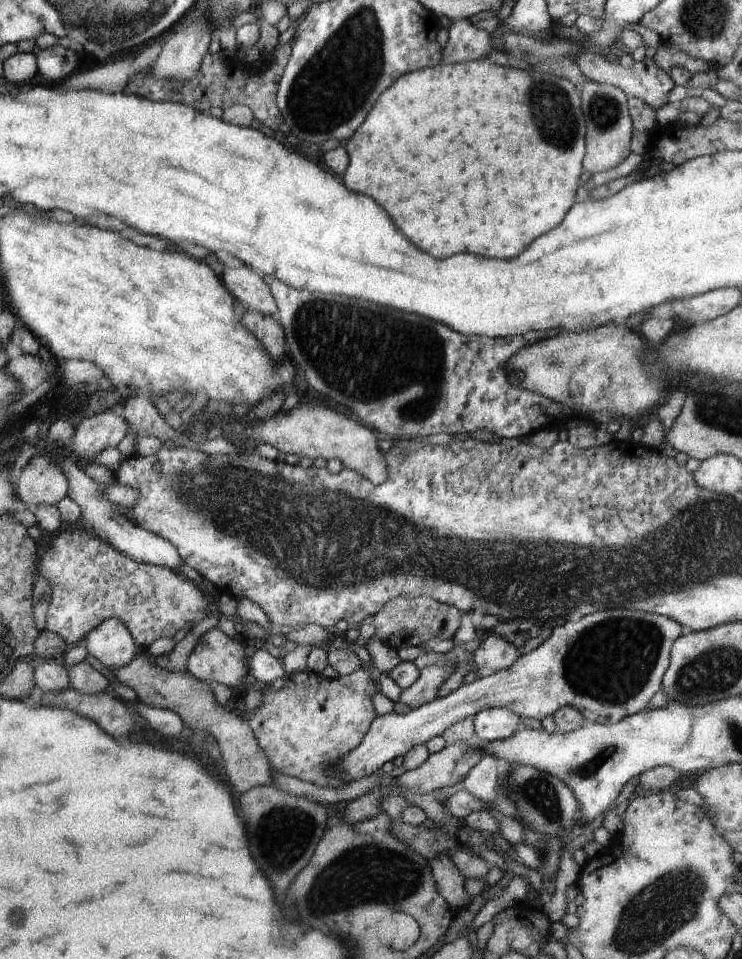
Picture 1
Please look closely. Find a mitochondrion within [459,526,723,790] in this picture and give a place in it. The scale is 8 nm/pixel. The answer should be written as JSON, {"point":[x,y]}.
{"point":[611,661]}

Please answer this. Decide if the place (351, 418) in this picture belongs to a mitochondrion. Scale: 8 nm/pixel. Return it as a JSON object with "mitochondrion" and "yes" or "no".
{"mitochondrion":"no"}

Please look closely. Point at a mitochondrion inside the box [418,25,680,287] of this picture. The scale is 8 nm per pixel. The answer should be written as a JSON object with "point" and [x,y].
{"point":[549,100]}

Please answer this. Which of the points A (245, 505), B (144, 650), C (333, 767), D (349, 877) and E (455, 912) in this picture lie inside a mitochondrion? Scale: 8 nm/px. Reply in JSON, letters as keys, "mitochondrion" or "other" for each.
{"A":"mitochondrion","B":"other","C":"other","D":"mitochondrion","E":"other"}

